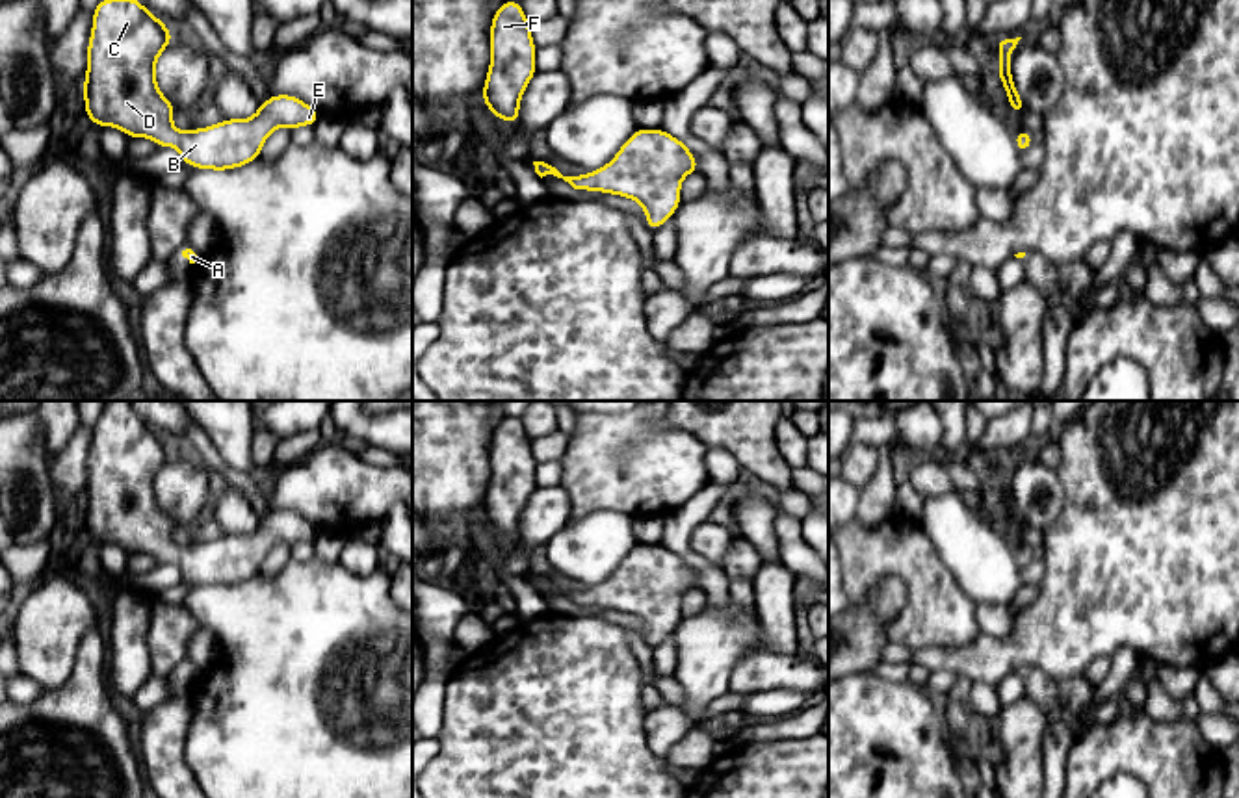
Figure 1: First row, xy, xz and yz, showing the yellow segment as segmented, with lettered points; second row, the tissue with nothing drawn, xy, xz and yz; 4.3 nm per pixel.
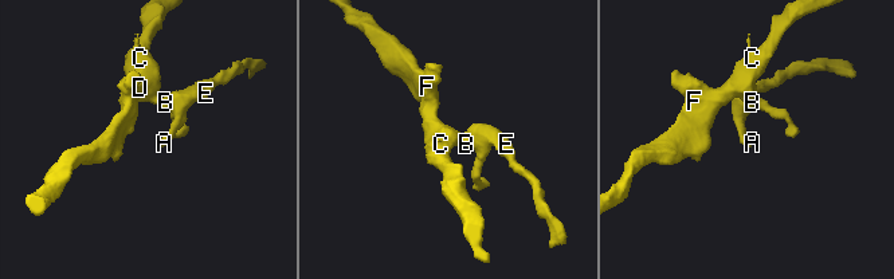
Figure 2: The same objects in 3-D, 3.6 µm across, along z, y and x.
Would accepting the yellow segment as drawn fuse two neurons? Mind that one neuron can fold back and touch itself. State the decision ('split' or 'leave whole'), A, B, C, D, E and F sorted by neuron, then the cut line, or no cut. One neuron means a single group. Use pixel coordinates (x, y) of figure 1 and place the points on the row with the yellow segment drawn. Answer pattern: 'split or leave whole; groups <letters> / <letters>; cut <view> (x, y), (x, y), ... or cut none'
leave whole; groups A B C D E F; cut none

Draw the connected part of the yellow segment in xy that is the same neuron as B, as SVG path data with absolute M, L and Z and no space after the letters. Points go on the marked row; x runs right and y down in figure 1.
M139 0L97 4L84 78L91 124L147 137L160 148L175 147L184 165L228 171L258 160L275 128L314 126L321 117L293 95L271 95L251 119L178 132L171 122L176 108L156 84L156 61L171 41L173 32Z

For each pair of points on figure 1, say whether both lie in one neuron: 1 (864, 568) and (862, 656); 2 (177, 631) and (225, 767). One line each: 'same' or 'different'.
1: different
2: different

